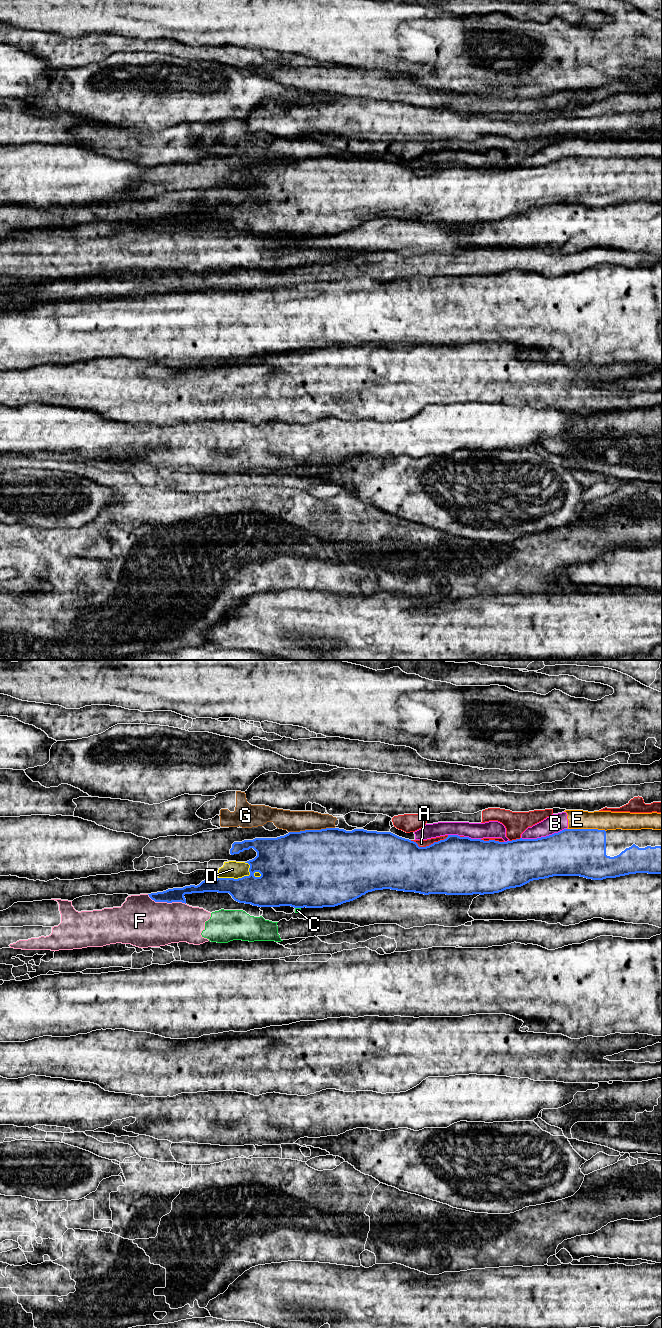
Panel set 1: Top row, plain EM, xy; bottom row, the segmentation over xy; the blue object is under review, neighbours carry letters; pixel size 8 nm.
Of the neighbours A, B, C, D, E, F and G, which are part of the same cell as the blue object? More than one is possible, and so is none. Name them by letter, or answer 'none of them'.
none of them

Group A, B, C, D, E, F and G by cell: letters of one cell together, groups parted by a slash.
A / B E G / C F / D

